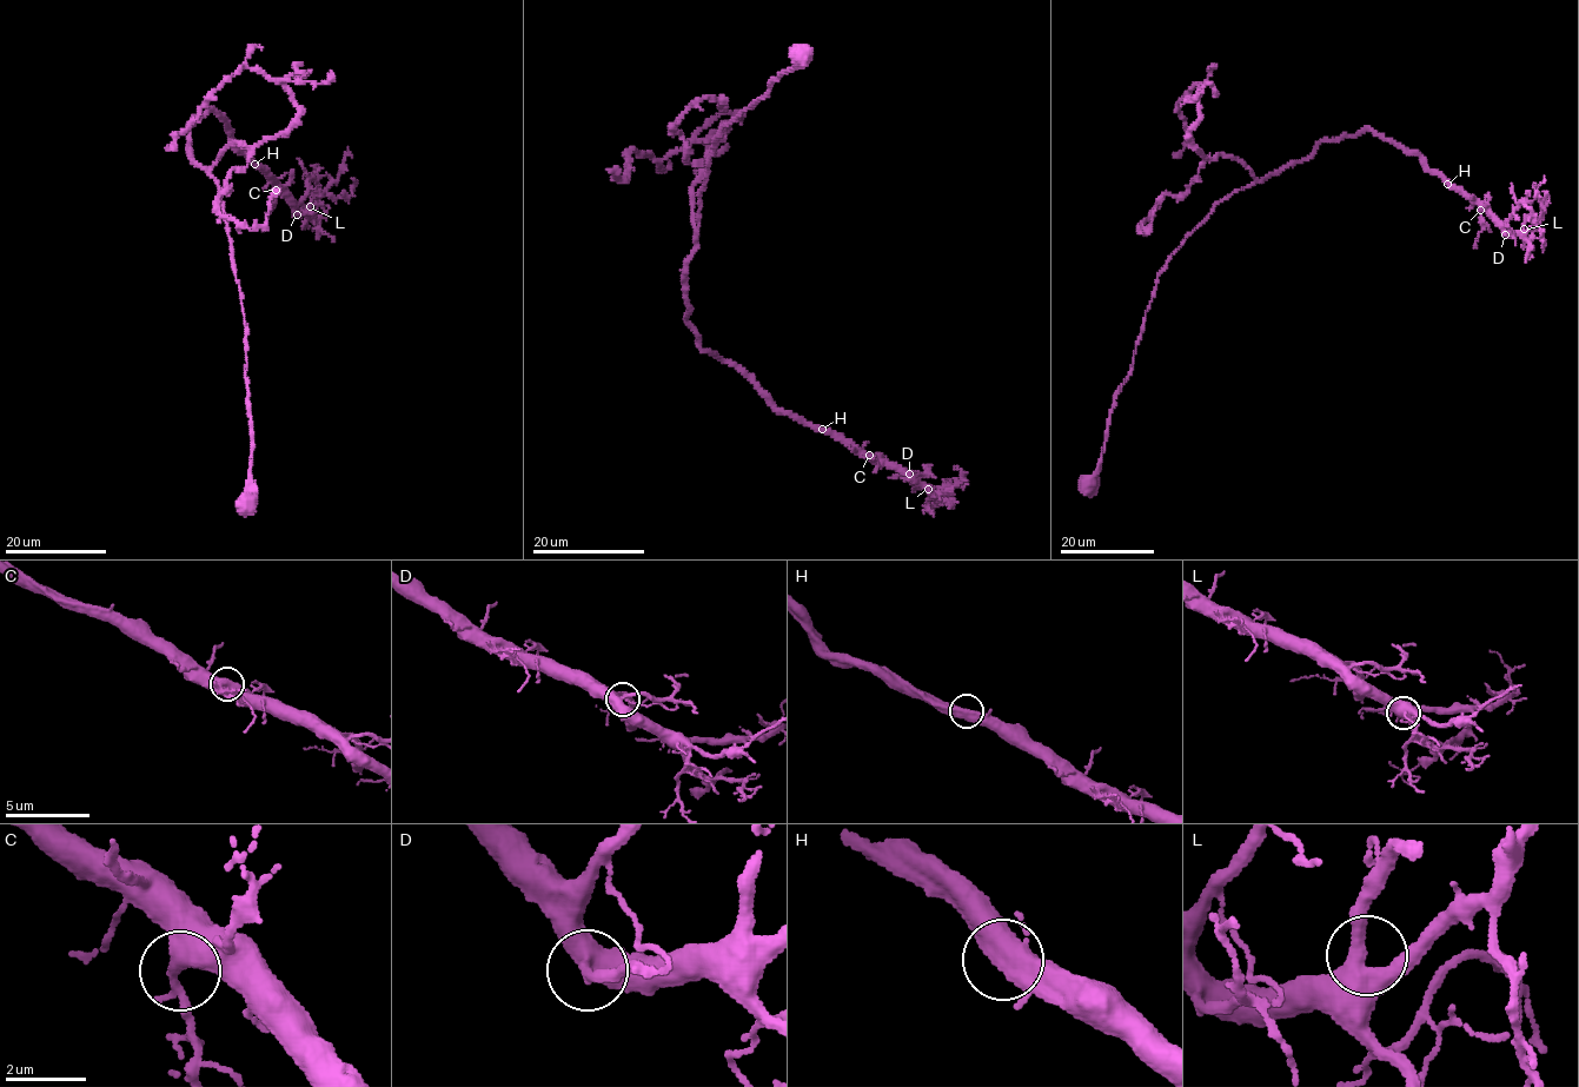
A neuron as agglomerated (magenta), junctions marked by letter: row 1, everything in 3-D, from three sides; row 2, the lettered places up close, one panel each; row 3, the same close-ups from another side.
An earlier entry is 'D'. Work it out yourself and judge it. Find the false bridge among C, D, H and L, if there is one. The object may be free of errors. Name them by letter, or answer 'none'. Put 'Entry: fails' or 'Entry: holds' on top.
Entry: fails
none

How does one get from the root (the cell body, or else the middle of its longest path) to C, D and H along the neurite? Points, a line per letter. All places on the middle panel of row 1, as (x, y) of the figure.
C: (801, 58), (715, 138), (684, 276), (685, 318), (703, 350), (728, 360), (776, 409), (869, 455)
D: (801, 58), (715, 138), (684, 276), (685, 318), (703, 350), (728, 360), (776, 409), (909, 474)
H: (801, 58), (715, 138), (684, 276), (685, 318), (703, 350), (728, 360), (776, 409), (822, 429)

